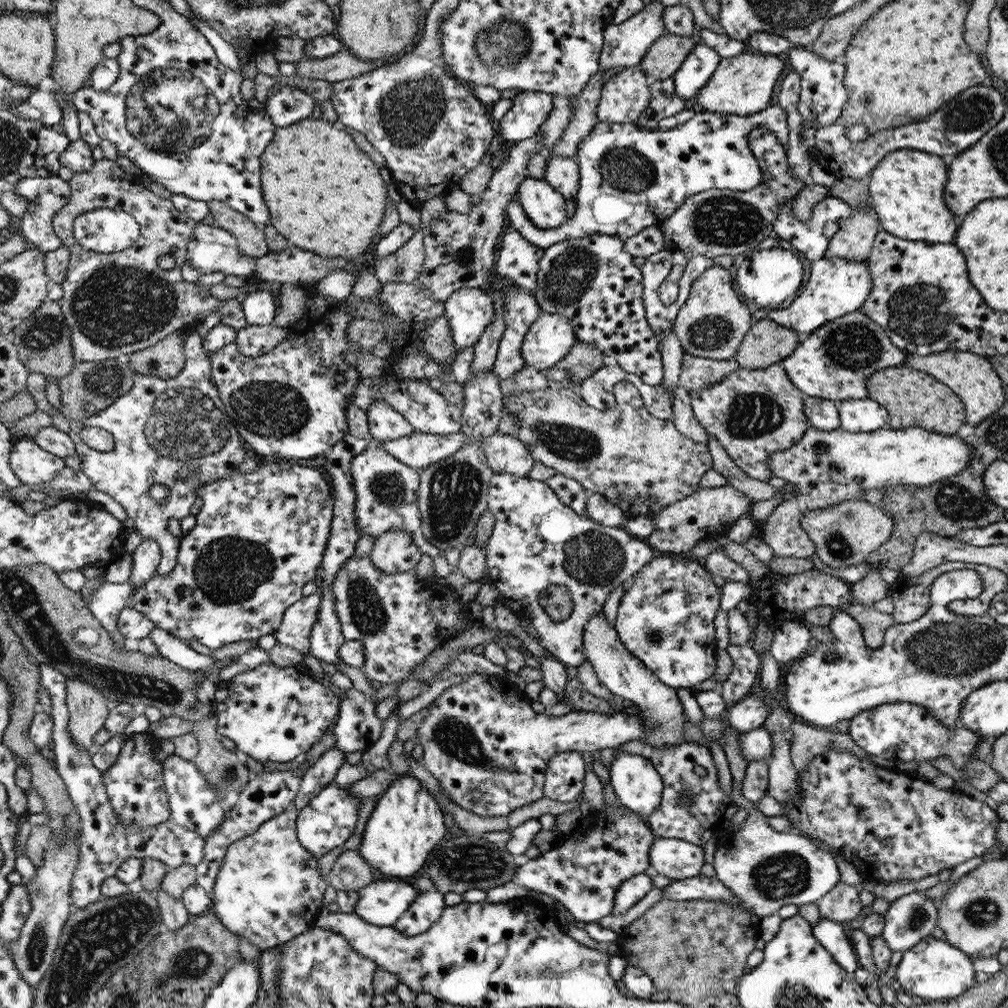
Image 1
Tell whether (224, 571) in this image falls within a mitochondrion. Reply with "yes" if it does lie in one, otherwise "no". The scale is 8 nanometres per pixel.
yes

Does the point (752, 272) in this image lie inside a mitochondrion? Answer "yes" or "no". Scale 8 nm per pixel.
yes

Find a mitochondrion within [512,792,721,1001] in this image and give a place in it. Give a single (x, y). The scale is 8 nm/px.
(548, 969)

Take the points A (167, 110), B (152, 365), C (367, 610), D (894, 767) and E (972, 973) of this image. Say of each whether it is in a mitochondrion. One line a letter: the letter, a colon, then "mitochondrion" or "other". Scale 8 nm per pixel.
A: mitochondrion
B: mitochondrion
C: mitochondrion
D: other
E: other

